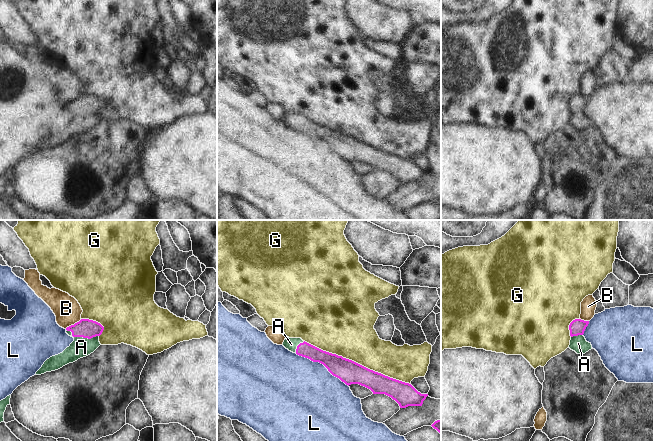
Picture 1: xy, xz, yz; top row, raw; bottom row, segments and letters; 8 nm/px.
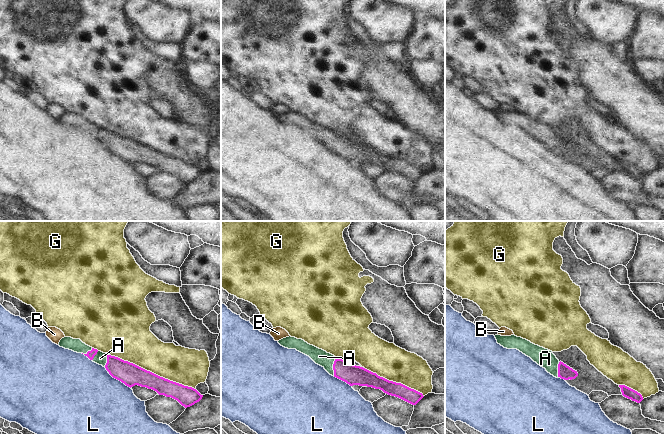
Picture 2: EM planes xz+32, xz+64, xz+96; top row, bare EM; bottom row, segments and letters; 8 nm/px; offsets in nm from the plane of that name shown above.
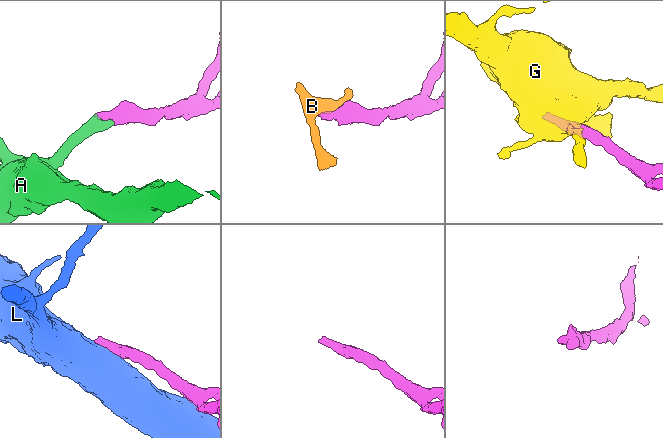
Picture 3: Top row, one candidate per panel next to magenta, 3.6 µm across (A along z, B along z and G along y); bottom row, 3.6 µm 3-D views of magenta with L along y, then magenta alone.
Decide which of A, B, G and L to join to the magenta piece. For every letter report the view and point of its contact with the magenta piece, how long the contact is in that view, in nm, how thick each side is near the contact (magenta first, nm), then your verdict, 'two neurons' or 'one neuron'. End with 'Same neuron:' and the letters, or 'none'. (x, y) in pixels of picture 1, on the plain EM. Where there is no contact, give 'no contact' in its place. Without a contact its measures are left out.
A: meets magenta in xy at (81, 112); contact 280 nm long; 150 nm thick on the magenta side, 160 nm on the other; one neuron
B: meets magenta in xy at (74, 100); contact 150 nm long; 150 nm thick on the magenta side, 220 nm on the other; two neurons
G: meets magenta in xz at (357, 139); contact 950 nm long; 190 nm thick on the magenta side, 400 nm on the other; two neurons
L: meets magenta in xz at (322, 139); contact 500 nm long; 190 nm thick on the magenta side, 460 nm on the other; two neurons
Same neuron: A

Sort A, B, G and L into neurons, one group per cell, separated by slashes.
A / B / G / L

